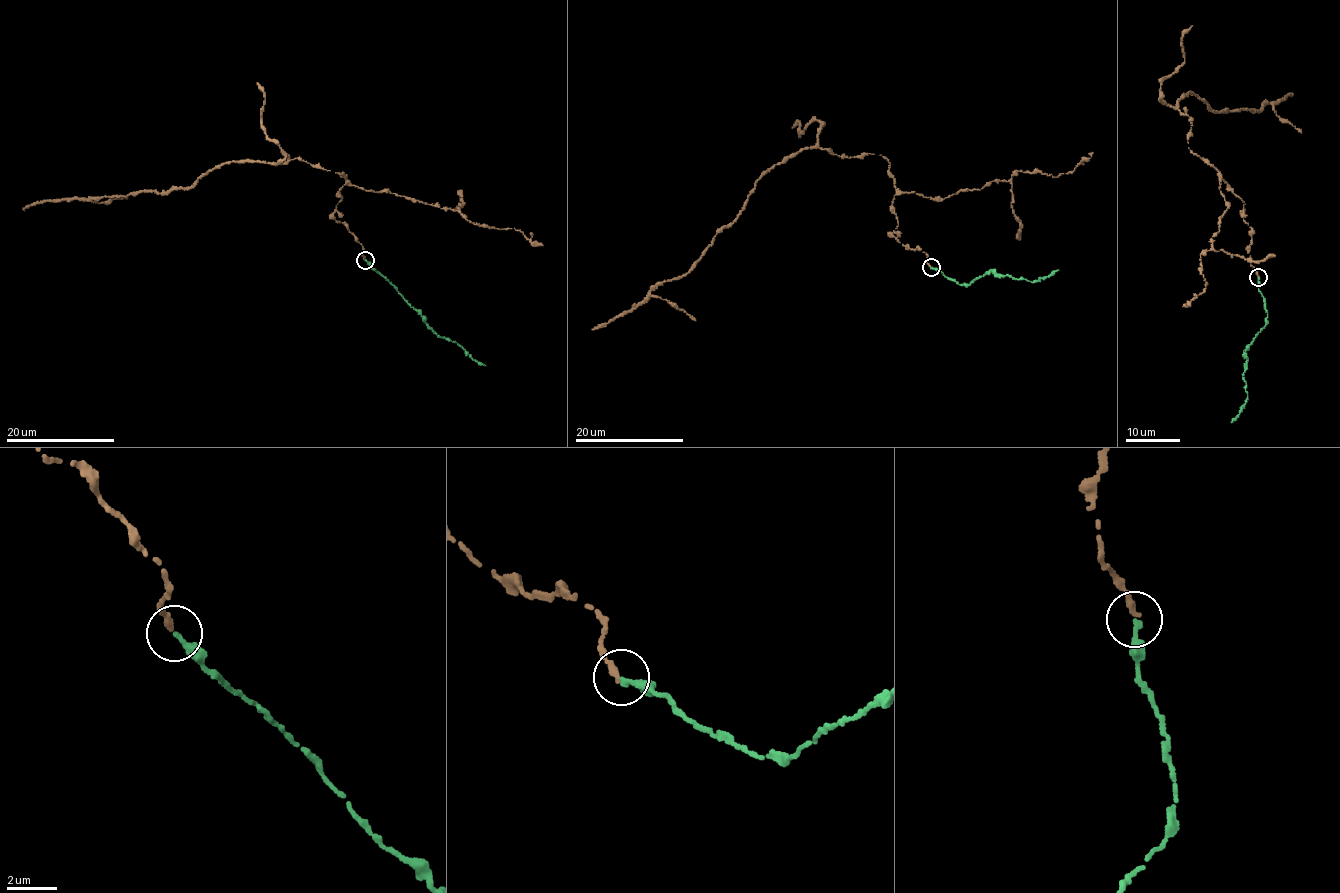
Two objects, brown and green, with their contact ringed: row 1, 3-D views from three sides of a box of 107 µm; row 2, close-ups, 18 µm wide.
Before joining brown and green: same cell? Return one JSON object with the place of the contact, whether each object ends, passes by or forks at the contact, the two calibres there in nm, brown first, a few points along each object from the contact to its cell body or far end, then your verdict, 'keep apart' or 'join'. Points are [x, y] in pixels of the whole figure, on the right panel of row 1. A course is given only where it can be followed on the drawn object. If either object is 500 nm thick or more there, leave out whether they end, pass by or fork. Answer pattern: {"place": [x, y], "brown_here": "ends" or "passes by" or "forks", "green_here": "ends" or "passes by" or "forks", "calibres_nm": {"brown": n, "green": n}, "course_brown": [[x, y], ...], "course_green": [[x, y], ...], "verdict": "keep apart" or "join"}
{"place": [1258, 277], "brown_here": "ends", "green_here": "ends", "calibres_nm": {"brown": 280, "green": 240}, "course_brown": [[1258, 276], [1245, 204], [1189, 148], [1191, 118], [1177, 103], [1191, 93], [1215, 111], [1259, 112], [1291, 95]], "course_green": [[1258, 277], [1266, 322], [1245, 352], [1244, 377], [1247, 397], [1231, 422]], "verdict": "join"}

